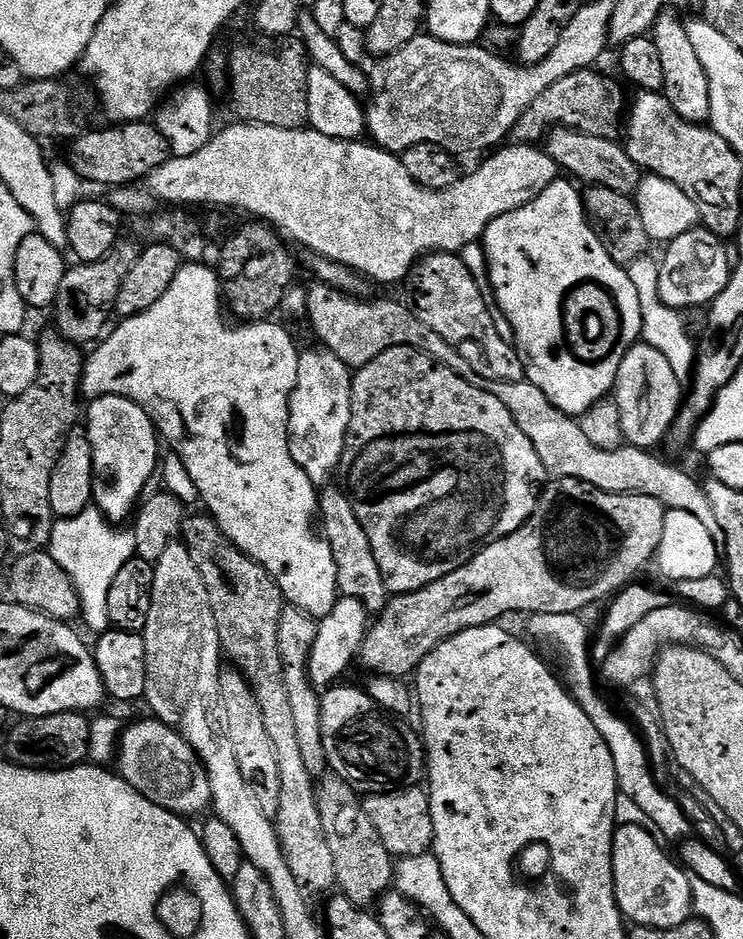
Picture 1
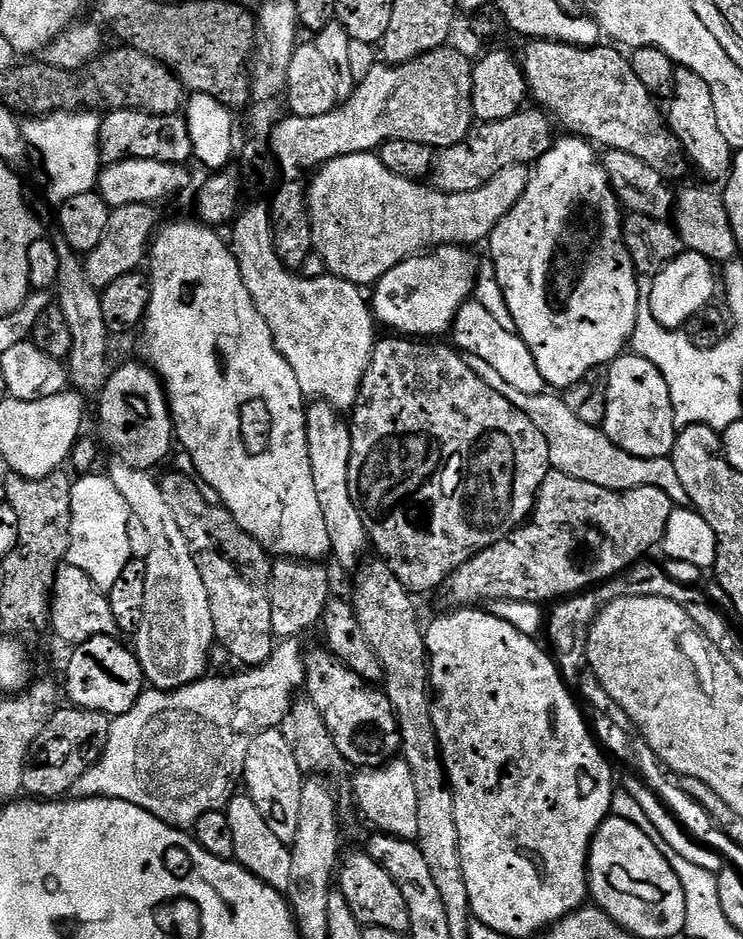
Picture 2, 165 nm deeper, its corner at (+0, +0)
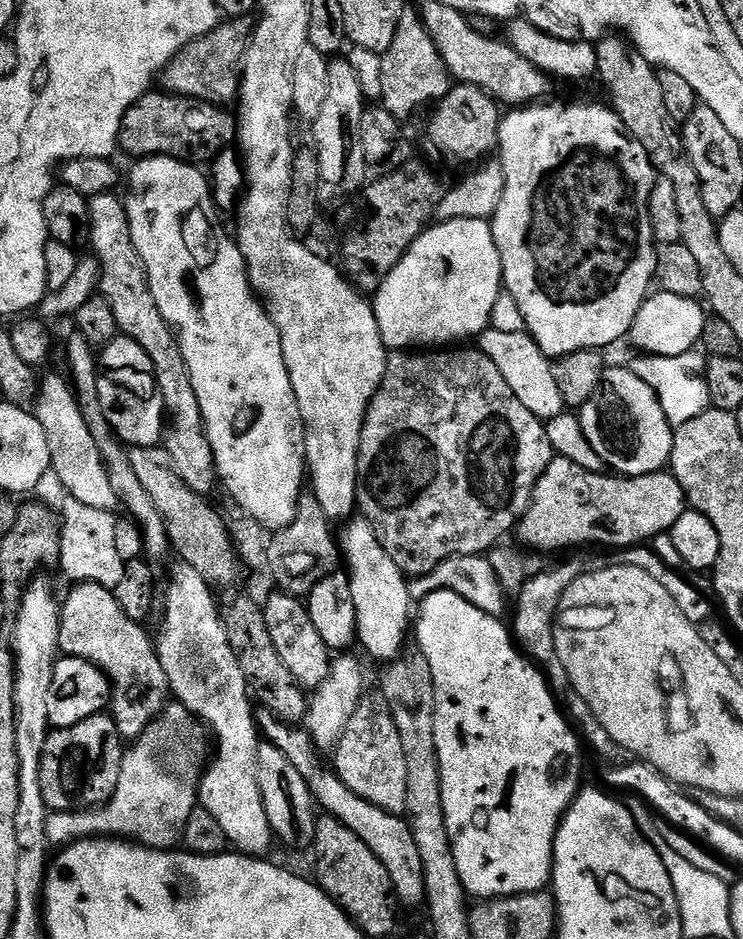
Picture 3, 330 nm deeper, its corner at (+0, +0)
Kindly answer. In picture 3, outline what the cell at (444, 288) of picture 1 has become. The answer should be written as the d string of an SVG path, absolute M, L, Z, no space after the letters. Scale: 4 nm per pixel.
M489 326L480 333L478 347L482 354L486 354L486 358L490 358L490 362L494 362L494 366L498 366L502 378L506 378L506 383L510 390L514 390L518 402L522 402L530 414L547 422L565 411L562 390L558 390L558 382L554 382L553 361L527 331L506 333Z

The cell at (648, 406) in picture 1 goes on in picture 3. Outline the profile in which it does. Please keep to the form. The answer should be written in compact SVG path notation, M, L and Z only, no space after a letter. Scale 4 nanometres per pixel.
M605 367L599 390L592 395L590 402L586 402L579 409L578 419L586 434L586 442L590 442L594 454L598 454L601 465L608 467L609 464L612 467L609 469L621 477L631 478L659 472L672 459L674 426L666 418L654 390L650 390L650 386L646 386L646 382L642 382L642 378L638 378L638 374L634 374L631 367Z

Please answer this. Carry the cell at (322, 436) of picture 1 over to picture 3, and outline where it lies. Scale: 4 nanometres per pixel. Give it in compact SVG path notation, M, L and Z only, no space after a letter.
M352 518L343 525L344 537L341 535L338 540L339 547L342 549L342 560L346 565L350 582L350 590L354 594L354 610L356 611L356 639L359 647L364 647L376 660L383 662L399 661L405 651L404 639L410 636L410 616L408 611L413 611L414 601L408 593L408 583L402 570L394 566L394 558L386 554L382 542L378 538L376 531L372 529L369 520L363 518Z

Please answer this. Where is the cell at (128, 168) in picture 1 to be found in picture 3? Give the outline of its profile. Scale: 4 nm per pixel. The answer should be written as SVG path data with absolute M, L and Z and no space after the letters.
M163 90L150 91L126 110L120 127L119 151L131 158L168 156L183 164L207 165L231 145L228 143L236 140L238 120L228 112L231 111L227 107L192 100L188 96L173 96Z

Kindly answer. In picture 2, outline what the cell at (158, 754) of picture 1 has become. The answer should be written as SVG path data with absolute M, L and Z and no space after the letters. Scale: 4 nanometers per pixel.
M277 643L267 662L257 668L240 670L244 672L228 676L225 680L196 680L172 692L149 687L140 695L138 702L126 710L126 714L112 720L100 761L86 770L78 782L74 782L71 799L85 800L101 796L107 800L130 802L134 806L142 806L142 810L154 814L154 818L166 822L170 827L181 830L196 825L202 814L225 811L243 781L250 742L254 742L258 734L279 729L297 699L296 691L305 687L306 660L296 653L292 644L295 643Z

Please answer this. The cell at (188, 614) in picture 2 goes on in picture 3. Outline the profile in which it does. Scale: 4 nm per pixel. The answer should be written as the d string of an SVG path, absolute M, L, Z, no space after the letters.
M72 334L68 340L68 368L72 371L70 384L74 389L76 401L80 404L82 414L86 418L86 426L90 426L90 434L94 434L94 442L98 442L98 450L110 474L110 484L114 486L114 492L118 494L121 505L125 509L128 507L127 515L138 525L144 537L145 553L149 557L169 555L168 531L162 514L158 514L154 502L150 502L150 494L146 494L142 482L138 482L138 474L134 474L134 466L130 466L125 445L122 446L116 441L116 436L112 433L113 425L104 416L96 381L100 377L97 353L92 345L87 344L79 334Z

